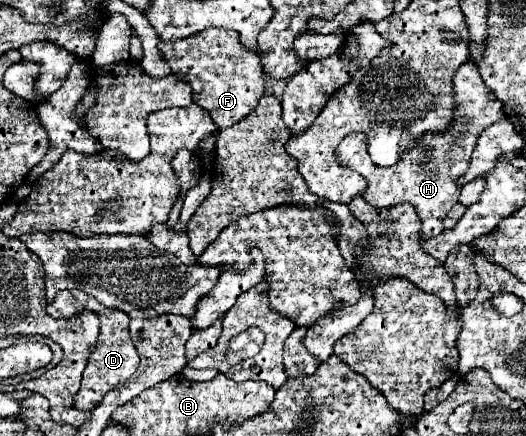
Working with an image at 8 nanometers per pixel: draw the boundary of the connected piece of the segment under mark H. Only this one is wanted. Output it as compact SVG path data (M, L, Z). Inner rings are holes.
M462 64L454 78L454 100L456 100L456 108L454 108L454 118L448 130L444 132L426 132L418 138L418 144L414 144L408 152L404 152L404 156L388 168L376 166L370 160L368 154L368 140L366 136L360 132L352 132L340 142L336 156L340 160L340 164L346 164L348 168L360 172L366 180L368 180L368 190L364 192L364 200L372 206L378 208L392 208L396 204L408 202L414 206L416 214L422 220L422 230L420 230L420 238L434 238L444 230L444 216L450 212L450 208L458 202L460 196L460 184L458 178L462 178L470 166L470 156L474 152L476 140L480 138L482 130L486 130L488 126L492 126L494 122L498 122L504 116L502 104L498 100L490 102L488 100L488 86L482 82L480 72L474 64ZM422 144L432 148L432 160L426 162L422 166Z

